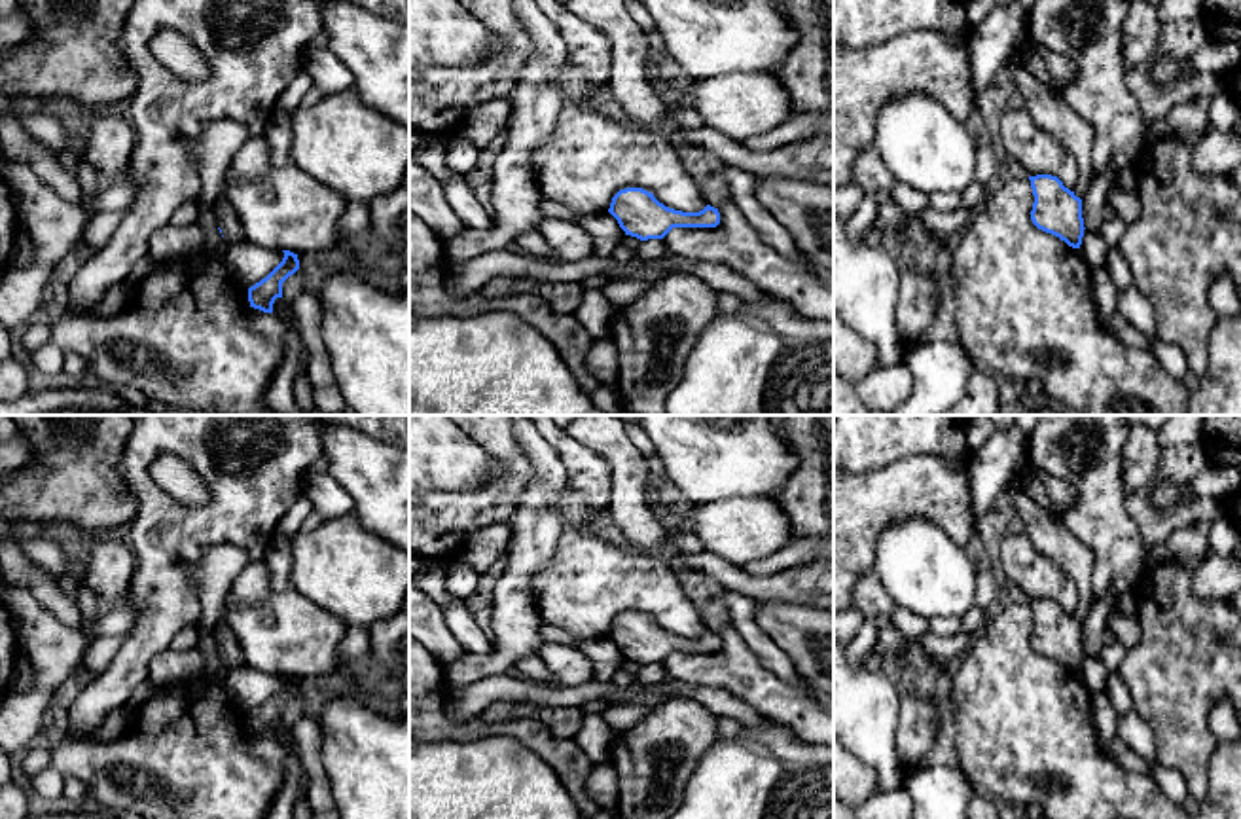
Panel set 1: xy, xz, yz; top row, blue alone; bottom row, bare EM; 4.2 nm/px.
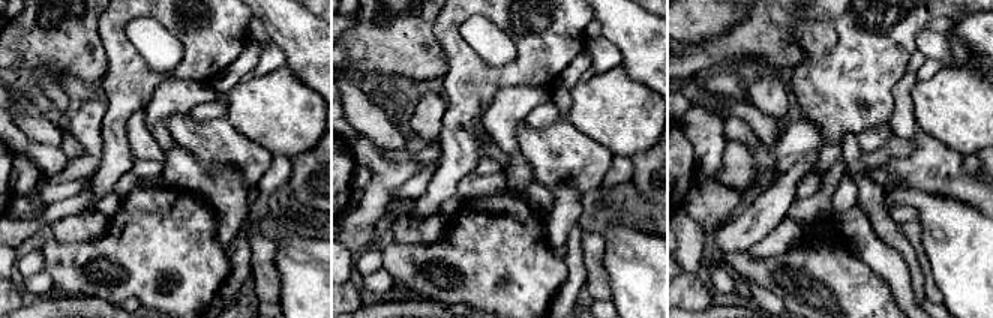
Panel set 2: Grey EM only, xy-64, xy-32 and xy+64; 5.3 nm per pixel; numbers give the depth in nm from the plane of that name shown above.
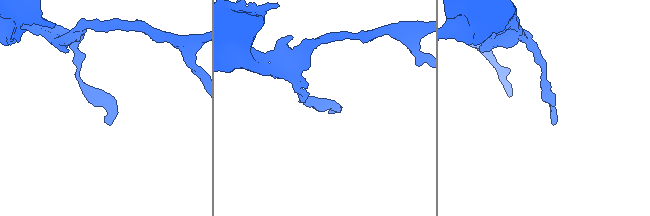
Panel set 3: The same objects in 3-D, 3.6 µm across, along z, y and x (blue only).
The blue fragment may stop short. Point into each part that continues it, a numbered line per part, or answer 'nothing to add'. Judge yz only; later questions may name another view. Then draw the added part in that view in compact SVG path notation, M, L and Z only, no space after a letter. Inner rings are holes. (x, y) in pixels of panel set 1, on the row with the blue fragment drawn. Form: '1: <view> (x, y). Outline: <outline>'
nothing to add

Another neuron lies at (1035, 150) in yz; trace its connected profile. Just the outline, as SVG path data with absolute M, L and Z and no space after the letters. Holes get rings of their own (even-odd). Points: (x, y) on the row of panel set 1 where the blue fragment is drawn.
M1010 110L1000 121L1000 140L1004 150L1027 171L1029 176L1057 176L1070 191L1076 186L1078 169L1074 155L1042 131L1031 112Z

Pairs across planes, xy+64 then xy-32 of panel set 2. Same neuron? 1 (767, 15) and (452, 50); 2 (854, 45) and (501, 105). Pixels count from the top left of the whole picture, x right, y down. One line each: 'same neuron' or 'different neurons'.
1: different neurons
2: different neurons

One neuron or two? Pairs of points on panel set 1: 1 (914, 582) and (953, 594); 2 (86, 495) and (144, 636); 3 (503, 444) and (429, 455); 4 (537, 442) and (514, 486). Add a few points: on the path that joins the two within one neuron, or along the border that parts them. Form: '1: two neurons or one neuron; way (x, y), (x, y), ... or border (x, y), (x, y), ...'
1: one neuron; way (923, 582), (944, 584)
2: two neurons; border (131, 488), (137, 499), (137, 516), (122, 531)
3: two neurons; border (467, 435), (504, 469), (478, 491)
4: two neurons; border (514, 435), (531, 463), (531, 482), (520, 503)

